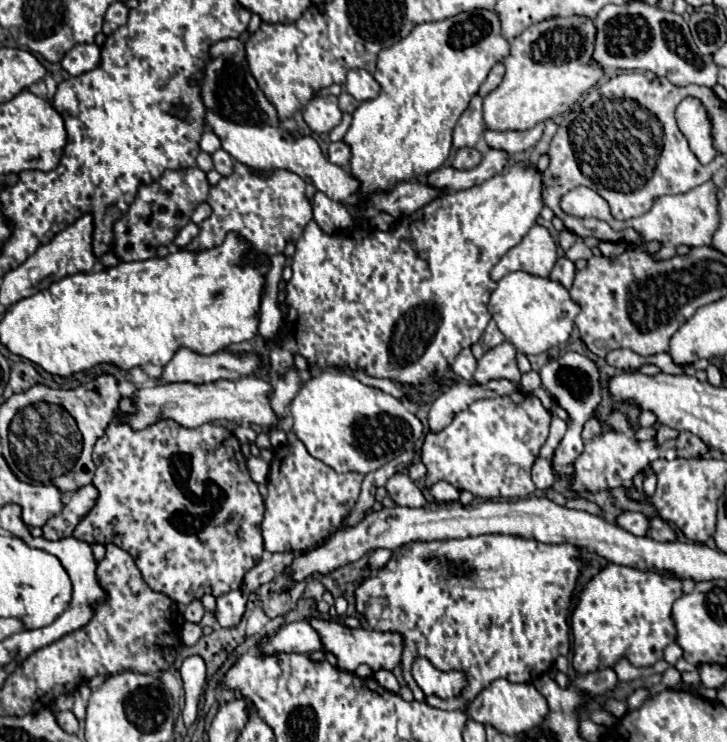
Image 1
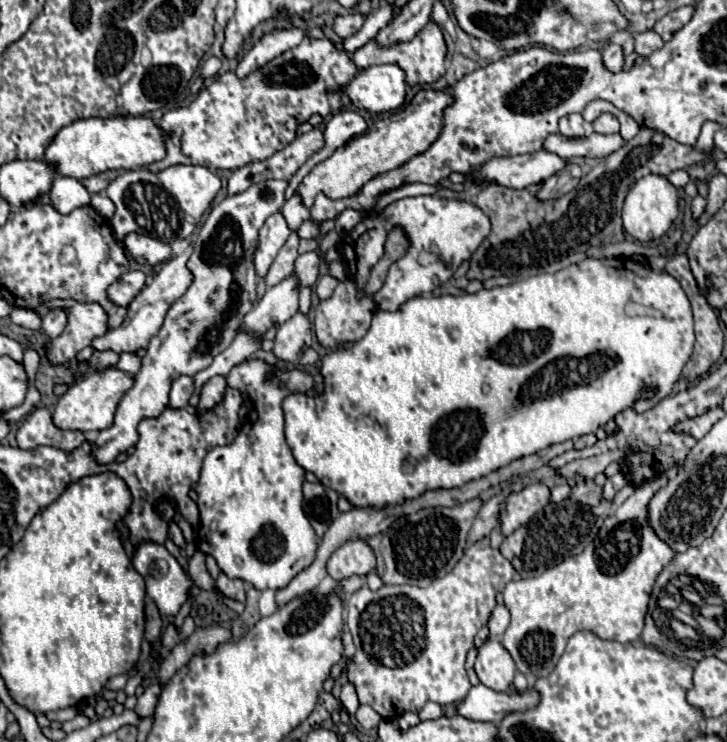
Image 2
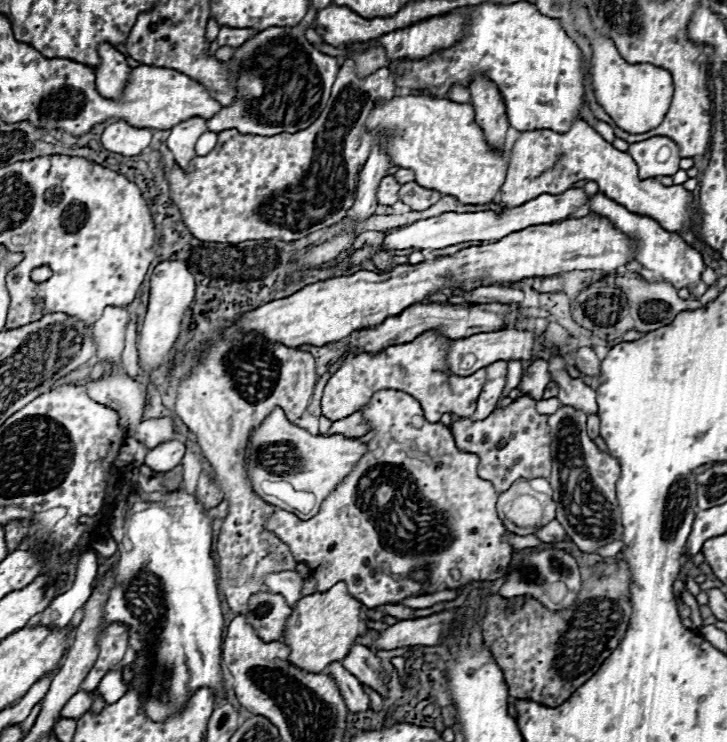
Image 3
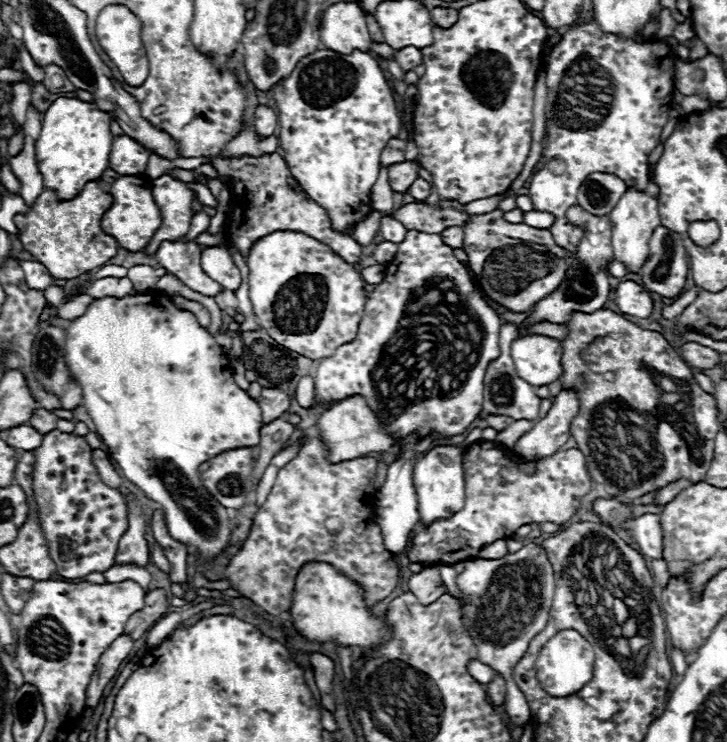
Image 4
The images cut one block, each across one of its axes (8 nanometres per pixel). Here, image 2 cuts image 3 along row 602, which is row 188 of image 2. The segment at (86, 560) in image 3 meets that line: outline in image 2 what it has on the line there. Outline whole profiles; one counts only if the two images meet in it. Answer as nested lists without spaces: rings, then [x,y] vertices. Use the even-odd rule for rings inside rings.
[[[56,176],[54,178],[52,188],[50,188],[50,198],[52,198],[54,208],[60,214],[68,214],[74,208],[90,204],[88,190],[80,184],[80,180],[68,178],[68,176]]]

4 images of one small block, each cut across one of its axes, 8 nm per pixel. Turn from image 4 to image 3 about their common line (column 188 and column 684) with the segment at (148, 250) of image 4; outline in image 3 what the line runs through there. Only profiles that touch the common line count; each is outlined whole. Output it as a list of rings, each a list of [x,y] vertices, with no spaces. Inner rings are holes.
[[[576,118],[572,128],[564,134],[552,130],[524,130],[516,138],[510,150],[506,182],[502,184],[502,204],[504,208],[514,208],[540,194],[560,194],[578,180],[598,182],[600,192],[618,204],[624,204],[630,212],[652,216],[664,230],[680,232],[694,224],[694,208],[688,210],[692,194],[682,184],[666,188],[656,178],[648,178],[644,182],[638,180],[636,162],[626,152],[620,152],[606,142],[582,118]]]

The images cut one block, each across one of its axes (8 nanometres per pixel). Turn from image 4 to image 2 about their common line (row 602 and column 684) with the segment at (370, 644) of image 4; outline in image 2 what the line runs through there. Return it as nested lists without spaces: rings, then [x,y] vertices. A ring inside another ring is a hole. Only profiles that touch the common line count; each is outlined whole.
[[[586,258],[584,262],[562,268],[554,274],[538,274],[508,286],[480,290],[476,294],[462,296],[440,296],[440,298],[412,298],[402,304],[396,312],[376,310],[372,318],[372,326],[364,338],[360,338],[352,350],[334,350],[322,360],[322,376],[324,376],[324,394],[310,396],[302,392],[294,392],[286,396],[282,402],[286,416],[286,442],[296,458],[296,462],[318,476],[318,480],[346,496],[354,506],[360,508],[384,508],[390,504],[400,504],[408,498],[416,498],[426,490],[436,488],[456,488],[470,480],[482,478],[512,460],[522,456],[536,454],[552,444],[572,440],[602,428],[608,420],[612,420],[618,412],[626,408],[634,408],[636,412],[646,412],[650,406],[642,400],[642,388],[654,388],[656,396],[652,398],[652,406],[666,398],[674,384],[678,382],[684,364],[688,362],[694,348],[694,330],[692,330],[692,310],[688,298],[668,272],[654,272],[650,266],[640,264],[636,260],[626,258],[626,266],[618,258]],[[602,352],[602,358],[586,358],[590,354]]]

